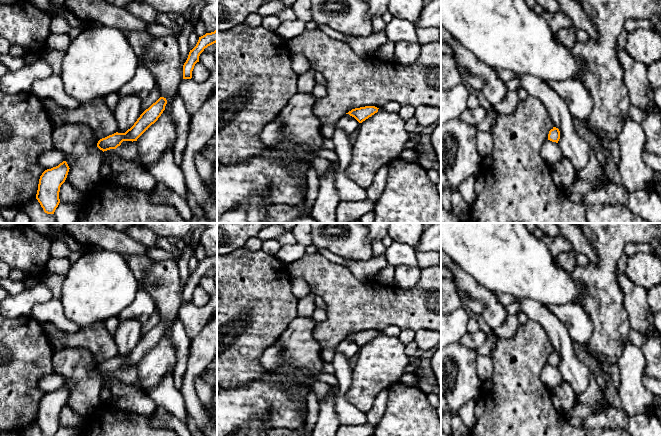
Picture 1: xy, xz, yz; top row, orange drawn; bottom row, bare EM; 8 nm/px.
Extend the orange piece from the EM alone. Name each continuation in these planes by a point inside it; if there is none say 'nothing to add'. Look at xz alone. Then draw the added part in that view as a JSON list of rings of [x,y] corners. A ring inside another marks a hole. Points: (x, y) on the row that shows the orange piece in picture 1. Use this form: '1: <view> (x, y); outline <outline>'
nothing to add

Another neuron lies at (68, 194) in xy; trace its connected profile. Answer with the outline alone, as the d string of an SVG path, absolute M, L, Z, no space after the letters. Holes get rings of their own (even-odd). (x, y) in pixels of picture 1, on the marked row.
M64 182L60 187L59 199L63 203L78 204L82 198L82 193L77 191L70 183Z

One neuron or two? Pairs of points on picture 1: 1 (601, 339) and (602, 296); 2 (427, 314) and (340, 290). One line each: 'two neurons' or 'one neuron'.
1: one neuron
2: one neuron

